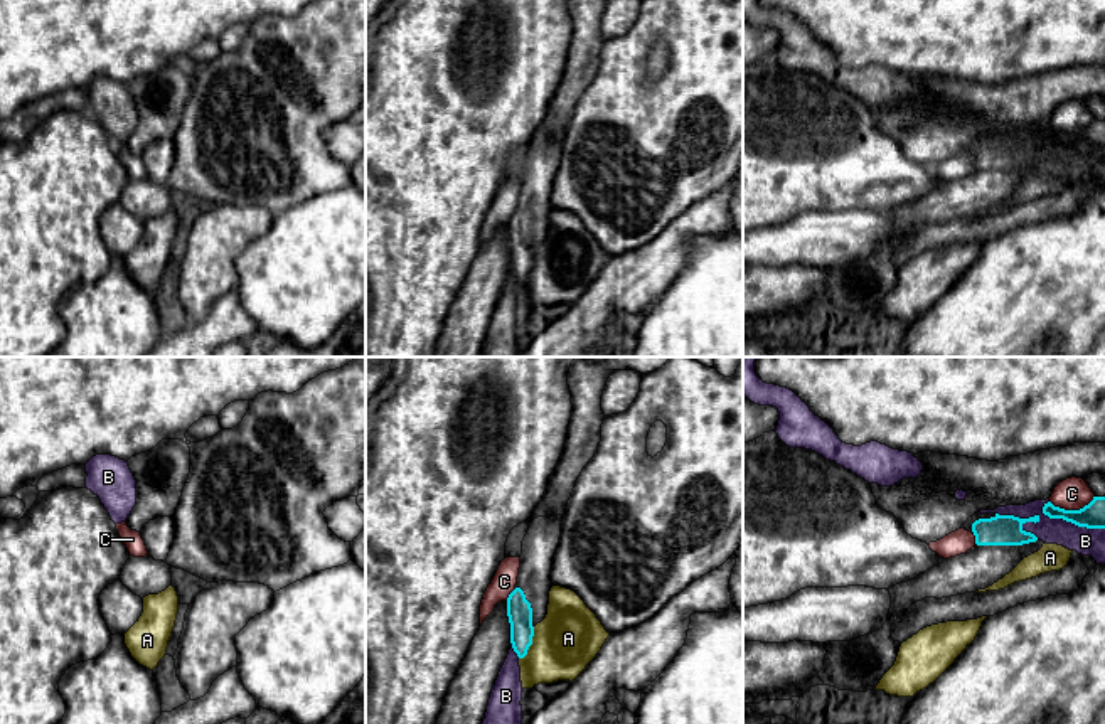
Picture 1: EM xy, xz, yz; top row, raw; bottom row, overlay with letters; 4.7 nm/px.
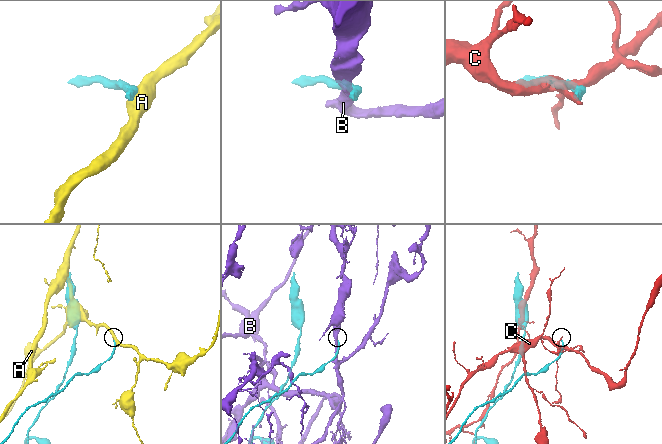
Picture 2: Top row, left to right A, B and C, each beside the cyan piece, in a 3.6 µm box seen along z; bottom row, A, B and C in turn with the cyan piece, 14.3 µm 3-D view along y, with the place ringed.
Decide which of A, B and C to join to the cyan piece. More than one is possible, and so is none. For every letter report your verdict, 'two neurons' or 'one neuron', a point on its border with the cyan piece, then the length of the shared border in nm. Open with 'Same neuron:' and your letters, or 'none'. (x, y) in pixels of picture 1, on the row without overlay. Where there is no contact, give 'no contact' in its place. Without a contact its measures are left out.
Same neuron: none
A: two neurons | xz (531, 266) | 180 nm
B: two neurons | yz (1023, 142) | 240 nm
C: two neurons | yz (1072, 133) | 220 nm

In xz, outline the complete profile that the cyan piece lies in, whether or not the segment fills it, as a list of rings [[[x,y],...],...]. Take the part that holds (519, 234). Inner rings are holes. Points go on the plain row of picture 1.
[[[563,138],[531,143],[522,163],[515,212],[507,221],[510,266],[519,281],[532,268],[534,249],[547,237],[551,187],[561,160]]]

